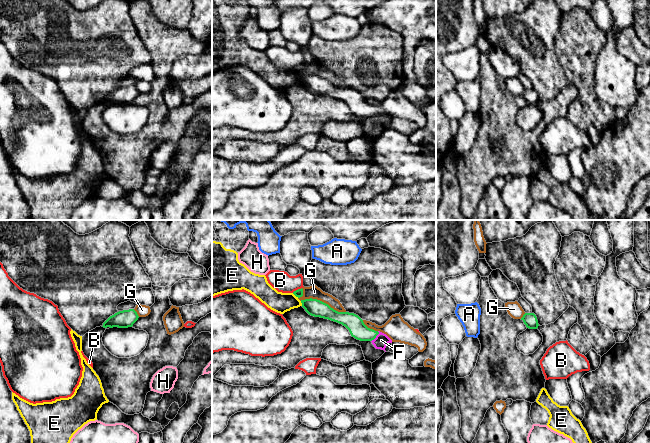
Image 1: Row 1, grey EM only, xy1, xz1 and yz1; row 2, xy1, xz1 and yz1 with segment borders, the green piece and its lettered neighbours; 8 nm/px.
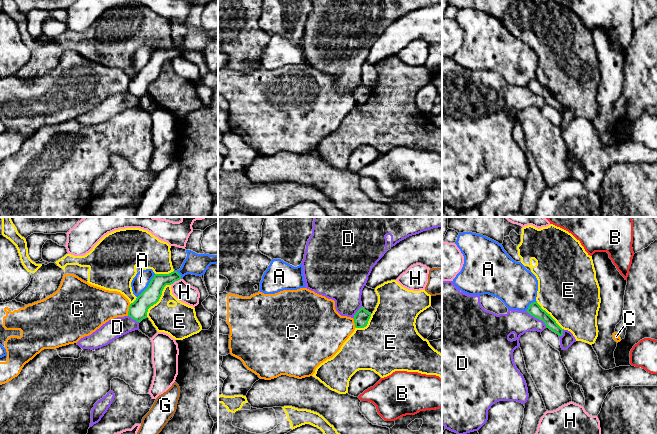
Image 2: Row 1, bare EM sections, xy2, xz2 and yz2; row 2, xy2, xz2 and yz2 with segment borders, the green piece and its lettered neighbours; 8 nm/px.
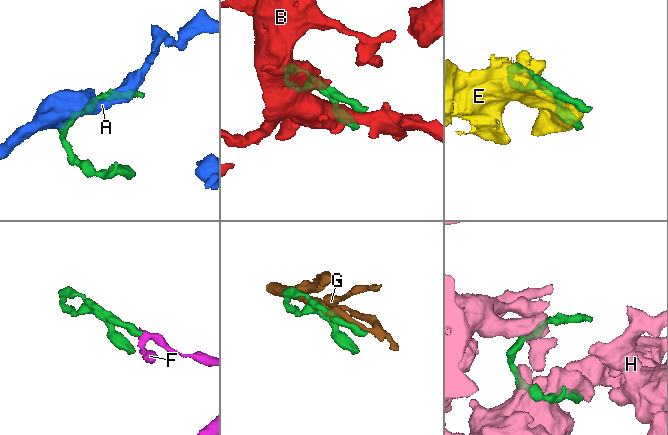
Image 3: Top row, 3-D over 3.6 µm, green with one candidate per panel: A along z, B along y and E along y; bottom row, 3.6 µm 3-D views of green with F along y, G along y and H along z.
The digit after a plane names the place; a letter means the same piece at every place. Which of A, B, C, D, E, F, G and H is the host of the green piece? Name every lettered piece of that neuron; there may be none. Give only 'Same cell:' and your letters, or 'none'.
Same cell: F

